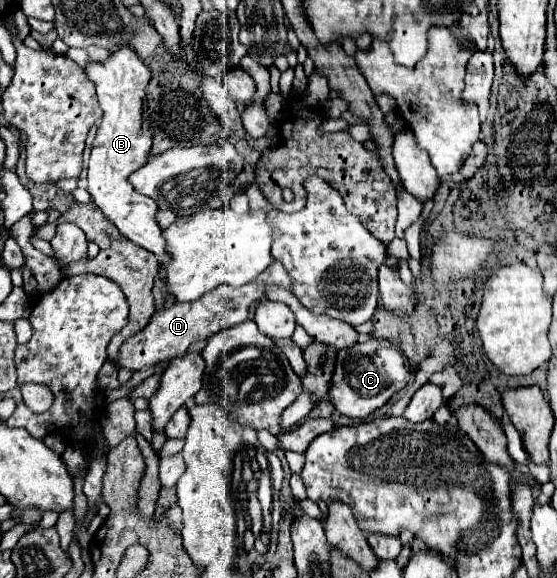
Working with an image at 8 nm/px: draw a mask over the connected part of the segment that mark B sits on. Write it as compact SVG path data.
M121 46L107 62L95 64L89 62L85 68L87 78L97 88L99 106L103 110L103 120L93 140L91 158L89 158L89 194L95 206L119 228L119 232L135 242L137 246L153 252L155 256L167 254L167 244L163 232L155 220L157 204L149 196L143 196L133 190L129 184L129 174L139 170L149 160L149 150L153 144L153 136L143 132L143 104L147 98L147 84L151 80L149 68L137 58L137 54L125 46Z

